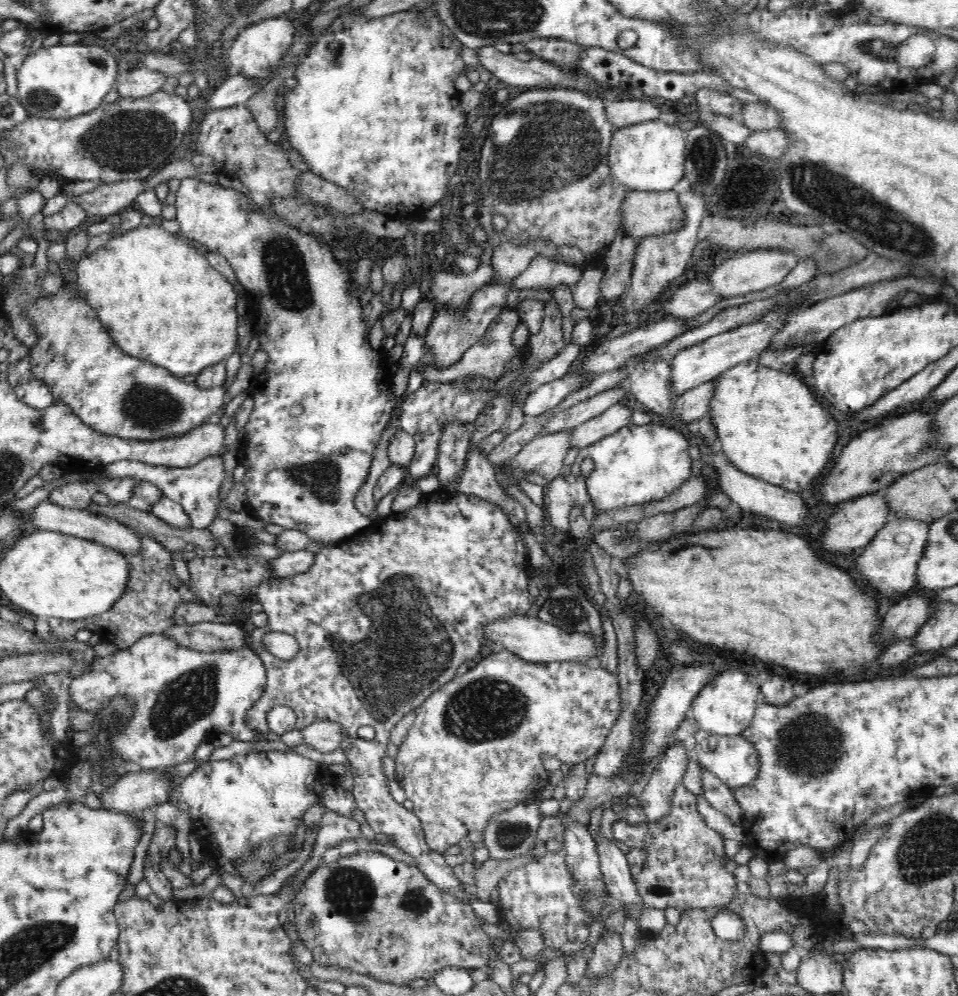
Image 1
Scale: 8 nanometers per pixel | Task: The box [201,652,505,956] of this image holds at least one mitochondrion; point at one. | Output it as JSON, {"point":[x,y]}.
{"point":[349,891]}

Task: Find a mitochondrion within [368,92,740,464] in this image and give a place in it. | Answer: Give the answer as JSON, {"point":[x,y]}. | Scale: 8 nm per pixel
{"point":[550,145]}

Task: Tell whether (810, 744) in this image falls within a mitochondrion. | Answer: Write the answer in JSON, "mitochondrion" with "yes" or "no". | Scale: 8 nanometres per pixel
{"mitochondrion":"yes"}

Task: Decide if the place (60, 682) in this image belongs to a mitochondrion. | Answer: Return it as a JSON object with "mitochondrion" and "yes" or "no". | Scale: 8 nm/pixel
{"mitochondrion":"no"}

